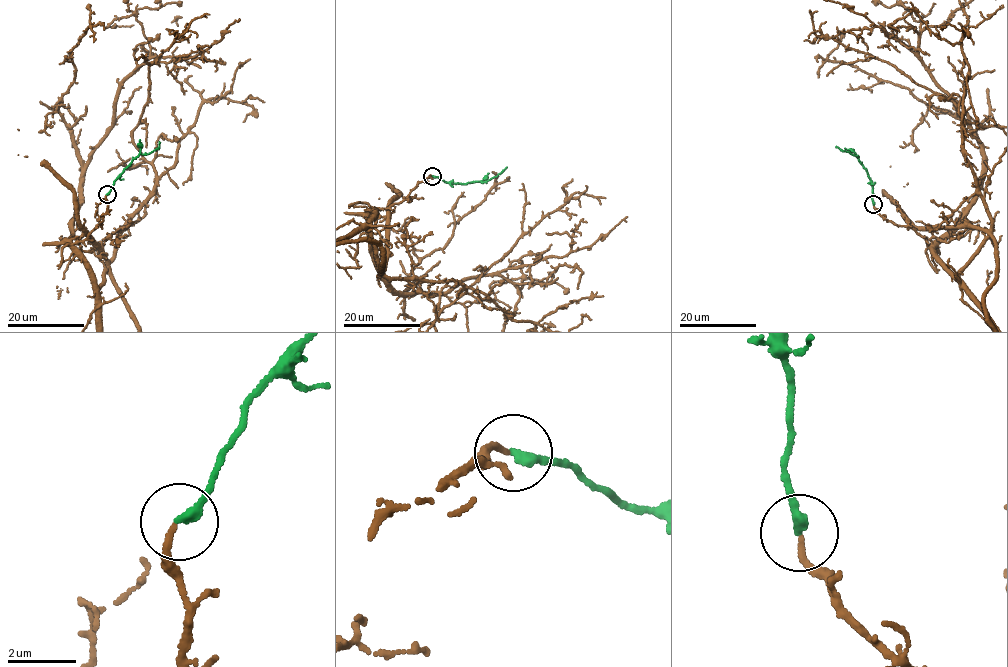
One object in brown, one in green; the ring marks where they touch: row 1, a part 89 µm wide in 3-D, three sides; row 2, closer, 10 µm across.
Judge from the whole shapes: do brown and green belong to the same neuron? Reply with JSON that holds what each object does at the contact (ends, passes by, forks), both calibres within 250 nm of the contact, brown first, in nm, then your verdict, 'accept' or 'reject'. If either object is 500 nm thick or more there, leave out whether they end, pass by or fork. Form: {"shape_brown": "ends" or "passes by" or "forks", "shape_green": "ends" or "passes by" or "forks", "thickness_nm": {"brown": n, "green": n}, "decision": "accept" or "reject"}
{"shape_brown": "ends", "shape_green": "ends", "thickness_nm": {"brown": 170, "green": 280}, "decision": "accept"}

